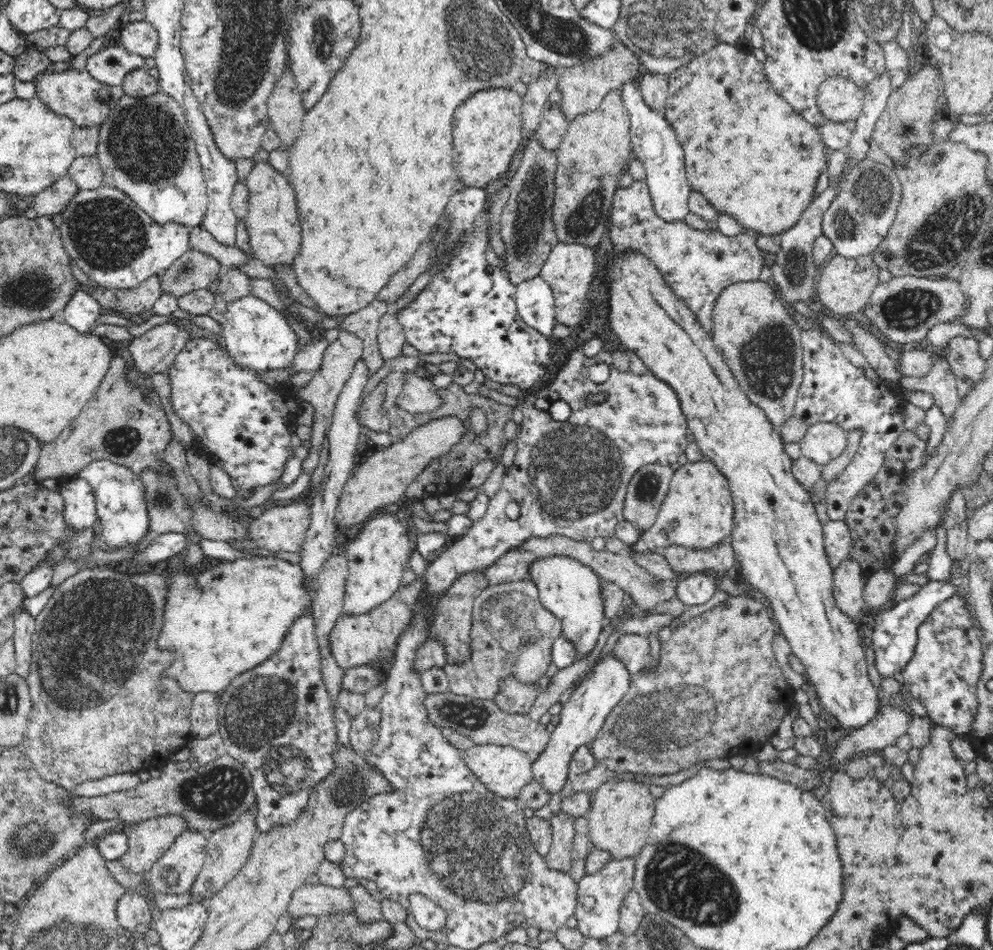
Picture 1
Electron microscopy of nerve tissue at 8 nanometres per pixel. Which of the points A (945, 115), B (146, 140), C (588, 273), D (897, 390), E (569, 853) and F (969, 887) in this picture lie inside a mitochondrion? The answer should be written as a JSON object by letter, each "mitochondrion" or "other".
{"A":"other","B":"mitochondrion","C":"other","D":"other","E":"other","F":"other"}

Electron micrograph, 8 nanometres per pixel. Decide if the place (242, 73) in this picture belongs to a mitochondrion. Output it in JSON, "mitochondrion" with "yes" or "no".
{"mitochondrion":"yes"}

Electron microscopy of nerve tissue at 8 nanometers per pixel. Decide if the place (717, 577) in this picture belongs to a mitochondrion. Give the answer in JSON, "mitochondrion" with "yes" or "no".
{"mitochondrion":"no"}

